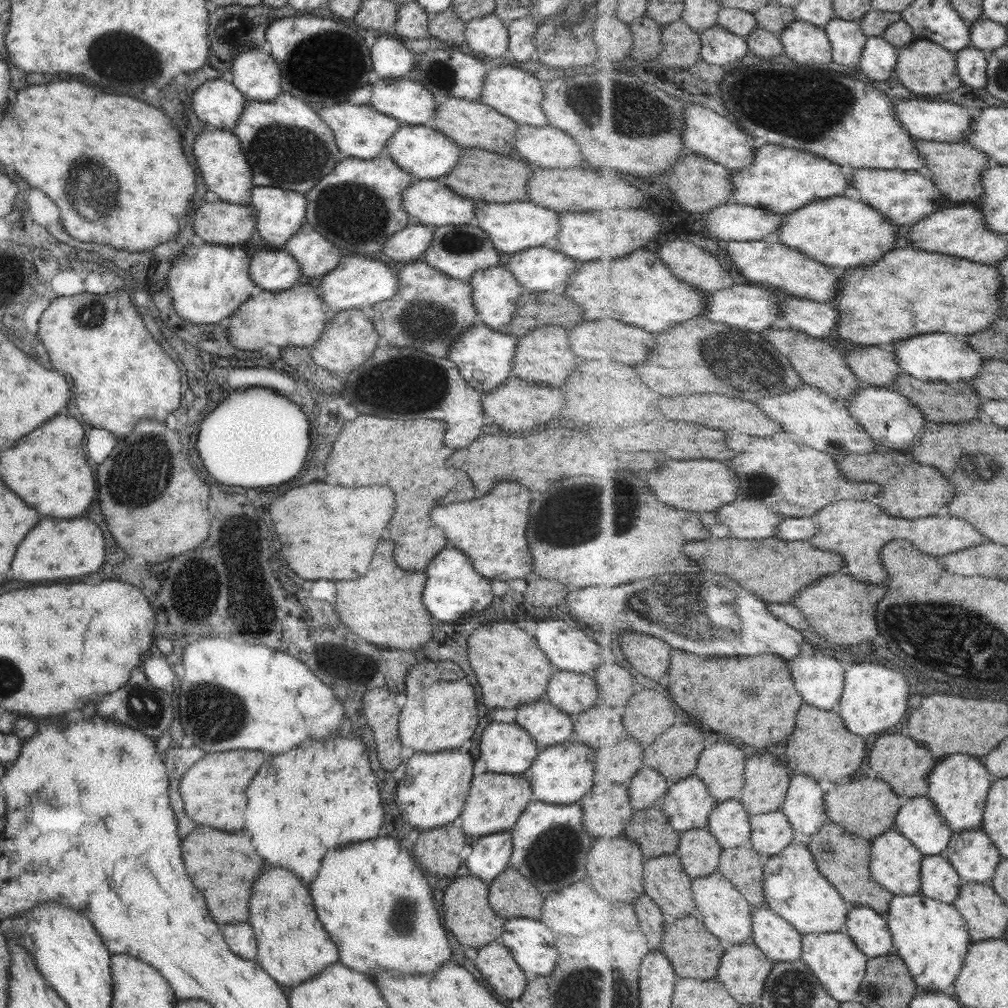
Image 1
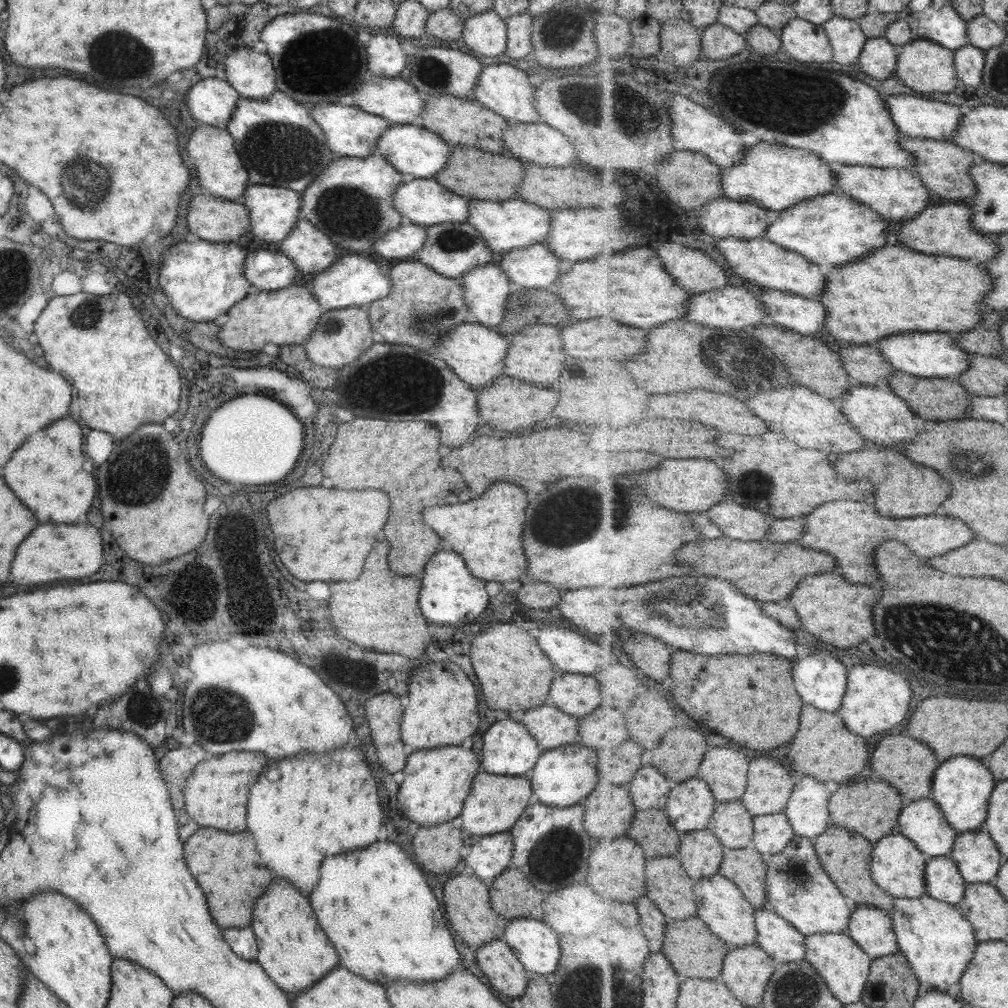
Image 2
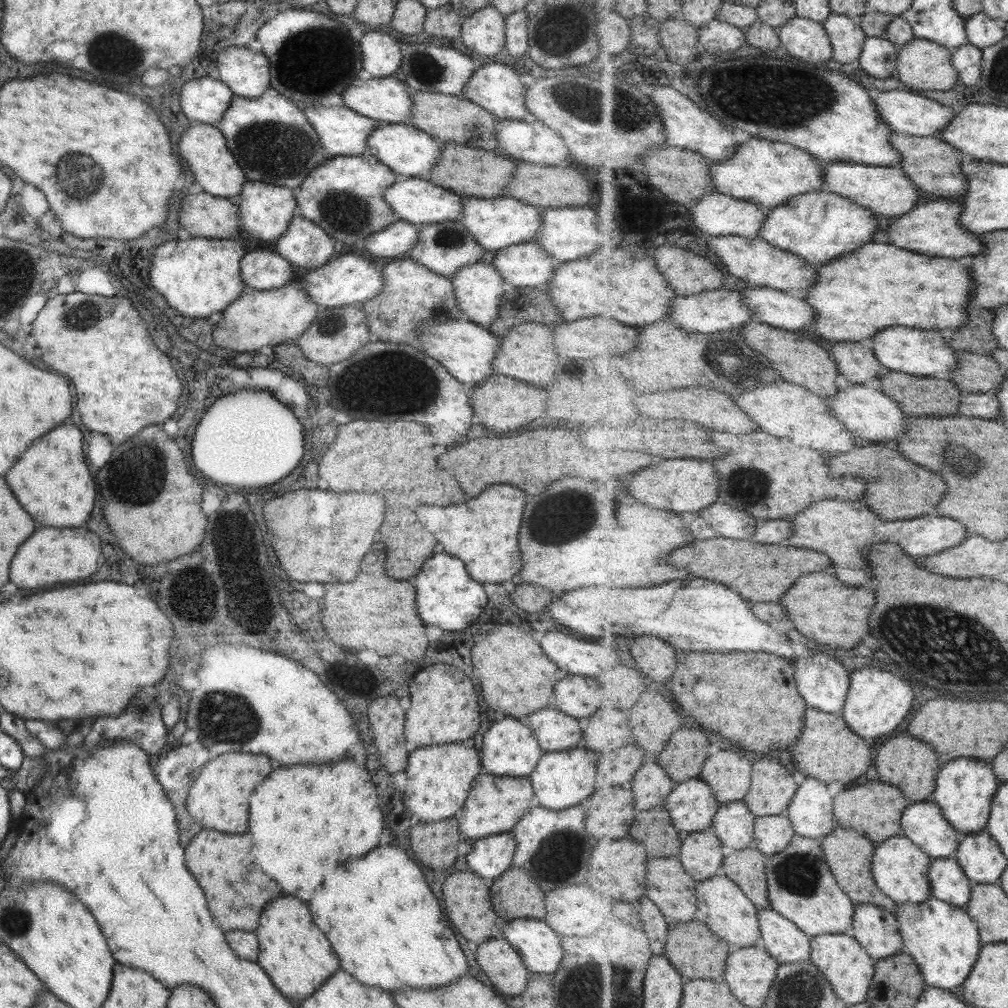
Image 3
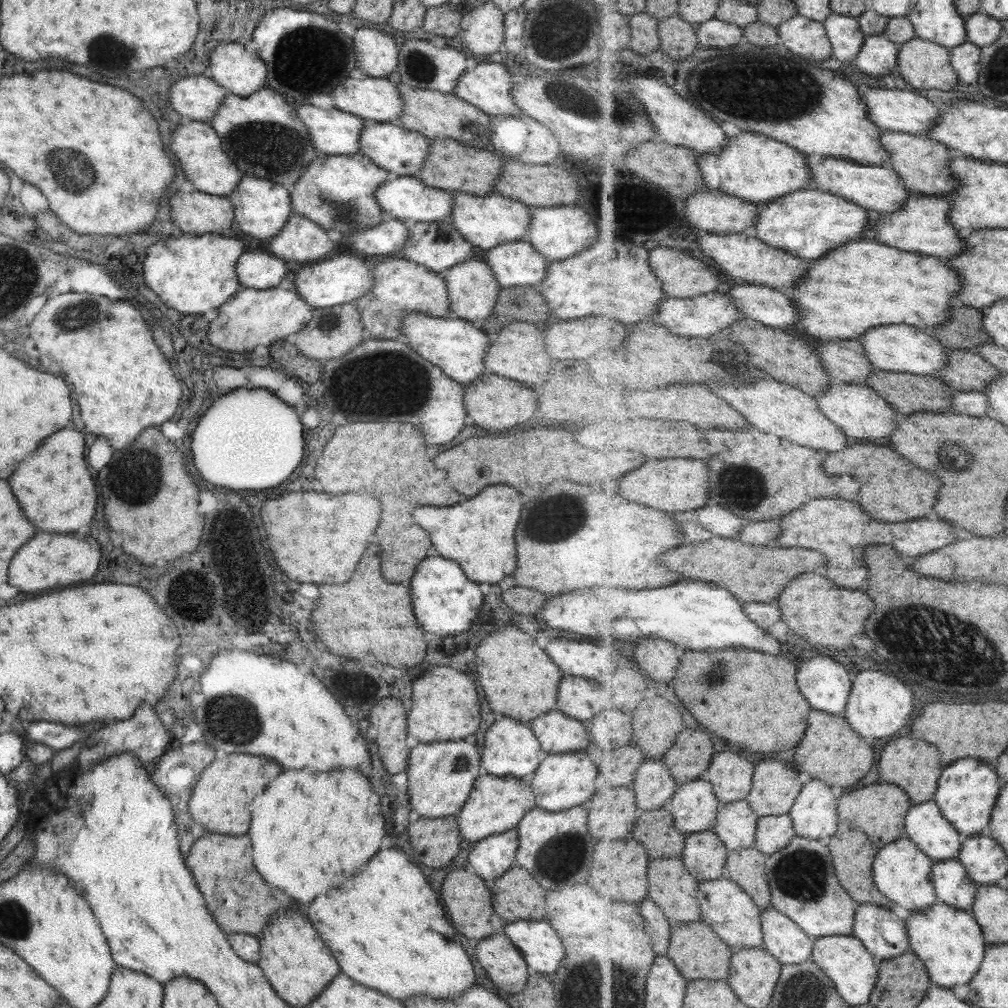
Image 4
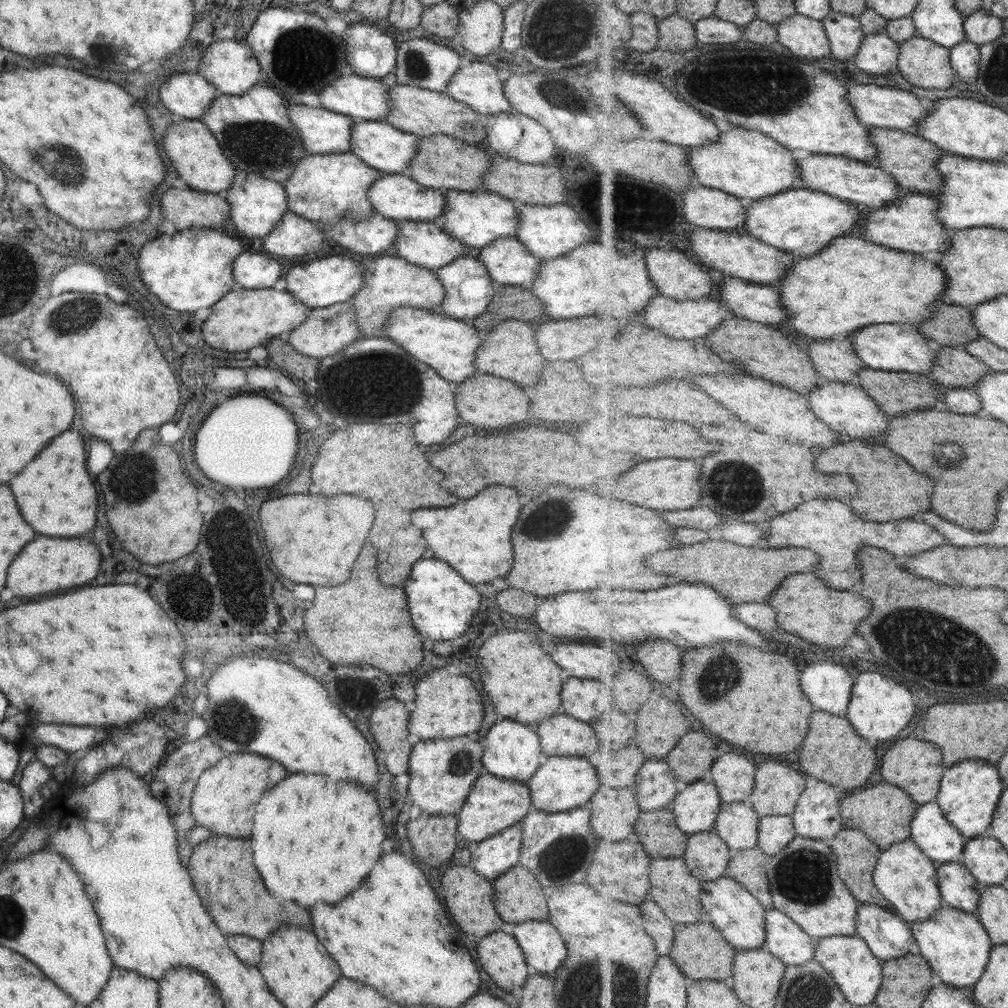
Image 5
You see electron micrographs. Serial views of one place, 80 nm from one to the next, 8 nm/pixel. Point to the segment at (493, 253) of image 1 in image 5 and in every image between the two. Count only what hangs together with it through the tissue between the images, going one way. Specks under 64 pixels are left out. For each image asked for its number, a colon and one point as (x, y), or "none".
2: (450, 249)
3: (443, 248)
4: (438, 246)
5: (425, 244)

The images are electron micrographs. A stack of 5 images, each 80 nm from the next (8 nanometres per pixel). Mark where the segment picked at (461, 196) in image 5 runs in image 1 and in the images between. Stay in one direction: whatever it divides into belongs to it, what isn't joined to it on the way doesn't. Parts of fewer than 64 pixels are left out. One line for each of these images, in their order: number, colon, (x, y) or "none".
1: (512, 227)
2: (506, 225)
3: (496, 223)
4: (485, 222)

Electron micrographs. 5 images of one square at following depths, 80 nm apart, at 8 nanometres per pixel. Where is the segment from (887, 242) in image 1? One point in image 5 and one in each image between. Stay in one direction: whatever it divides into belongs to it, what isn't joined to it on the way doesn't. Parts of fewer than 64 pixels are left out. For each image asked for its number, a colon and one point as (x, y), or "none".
2: (833, 230)
3: (821, 226)
4: (810, 224)
5: (802, 222)

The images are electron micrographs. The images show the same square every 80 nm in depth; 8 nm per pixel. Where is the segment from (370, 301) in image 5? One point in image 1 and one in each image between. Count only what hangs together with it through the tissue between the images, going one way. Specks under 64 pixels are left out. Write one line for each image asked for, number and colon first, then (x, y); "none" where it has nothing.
1: (428, 303)
2: (421, 306)
3: (412, 294)
4: (400, 287)

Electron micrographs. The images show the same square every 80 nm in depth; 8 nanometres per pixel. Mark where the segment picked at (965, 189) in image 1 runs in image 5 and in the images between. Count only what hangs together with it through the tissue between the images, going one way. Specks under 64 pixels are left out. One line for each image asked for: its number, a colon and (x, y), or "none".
2: (945, 168)
3: (934, 166)
4: (923, 163)
5: (913, 161)

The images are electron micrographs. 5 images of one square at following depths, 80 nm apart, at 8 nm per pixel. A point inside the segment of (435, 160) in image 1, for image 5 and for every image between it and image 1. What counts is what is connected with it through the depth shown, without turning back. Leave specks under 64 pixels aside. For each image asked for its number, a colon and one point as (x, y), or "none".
2: (412, 150)
3: (405, 150)
4: (400, 152)
5: (388, 150)

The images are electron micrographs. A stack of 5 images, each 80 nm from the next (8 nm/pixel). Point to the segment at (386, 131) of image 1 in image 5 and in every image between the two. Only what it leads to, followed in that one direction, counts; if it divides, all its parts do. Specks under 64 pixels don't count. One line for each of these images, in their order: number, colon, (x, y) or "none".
2: (349, 132)
3: (342, 132)
4: (334, 132)
5: (323, 132)

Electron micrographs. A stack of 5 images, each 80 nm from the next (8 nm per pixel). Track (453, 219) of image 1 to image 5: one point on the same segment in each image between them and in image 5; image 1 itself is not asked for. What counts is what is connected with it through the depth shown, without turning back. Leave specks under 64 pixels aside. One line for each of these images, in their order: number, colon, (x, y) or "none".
2: (423, 202)
3: (416, 200)
4: (405, 198)
5: (397, 197)

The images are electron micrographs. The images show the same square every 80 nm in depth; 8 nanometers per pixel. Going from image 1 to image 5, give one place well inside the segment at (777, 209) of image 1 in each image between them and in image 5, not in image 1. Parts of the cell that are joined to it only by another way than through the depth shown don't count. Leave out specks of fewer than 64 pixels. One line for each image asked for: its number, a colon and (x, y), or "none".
2: (776, 176)
3: (764, 172)
4: (759, 169)
5: (746, 163)

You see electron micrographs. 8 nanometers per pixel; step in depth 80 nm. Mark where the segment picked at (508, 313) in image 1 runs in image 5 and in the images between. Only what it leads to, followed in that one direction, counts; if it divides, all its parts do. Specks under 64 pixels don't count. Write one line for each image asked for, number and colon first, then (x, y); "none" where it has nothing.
2: (485, 289)
3: (477, 288)
4: (472, 289)
5: (468, 290)

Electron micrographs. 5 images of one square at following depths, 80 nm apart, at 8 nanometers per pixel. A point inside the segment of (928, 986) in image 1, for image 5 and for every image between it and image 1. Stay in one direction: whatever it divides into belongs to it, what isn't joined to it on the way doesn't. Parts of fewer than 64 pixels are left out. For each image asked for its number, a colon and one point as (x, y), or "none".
2: (939, 941)
3: (945, 941)
4: (950, 941)
5: (956, 943)

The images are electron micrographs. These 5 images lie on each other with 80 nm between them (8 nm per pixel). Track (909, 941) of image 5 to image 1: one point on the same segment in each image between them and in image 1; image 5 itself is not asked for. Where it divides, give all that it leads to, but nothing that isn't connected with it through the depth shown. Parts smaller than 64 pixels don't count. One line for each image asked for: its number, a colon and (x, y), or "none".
1: (869, 928)
2: (874, 929)
3: (873, 926)
4: (869, 928)

